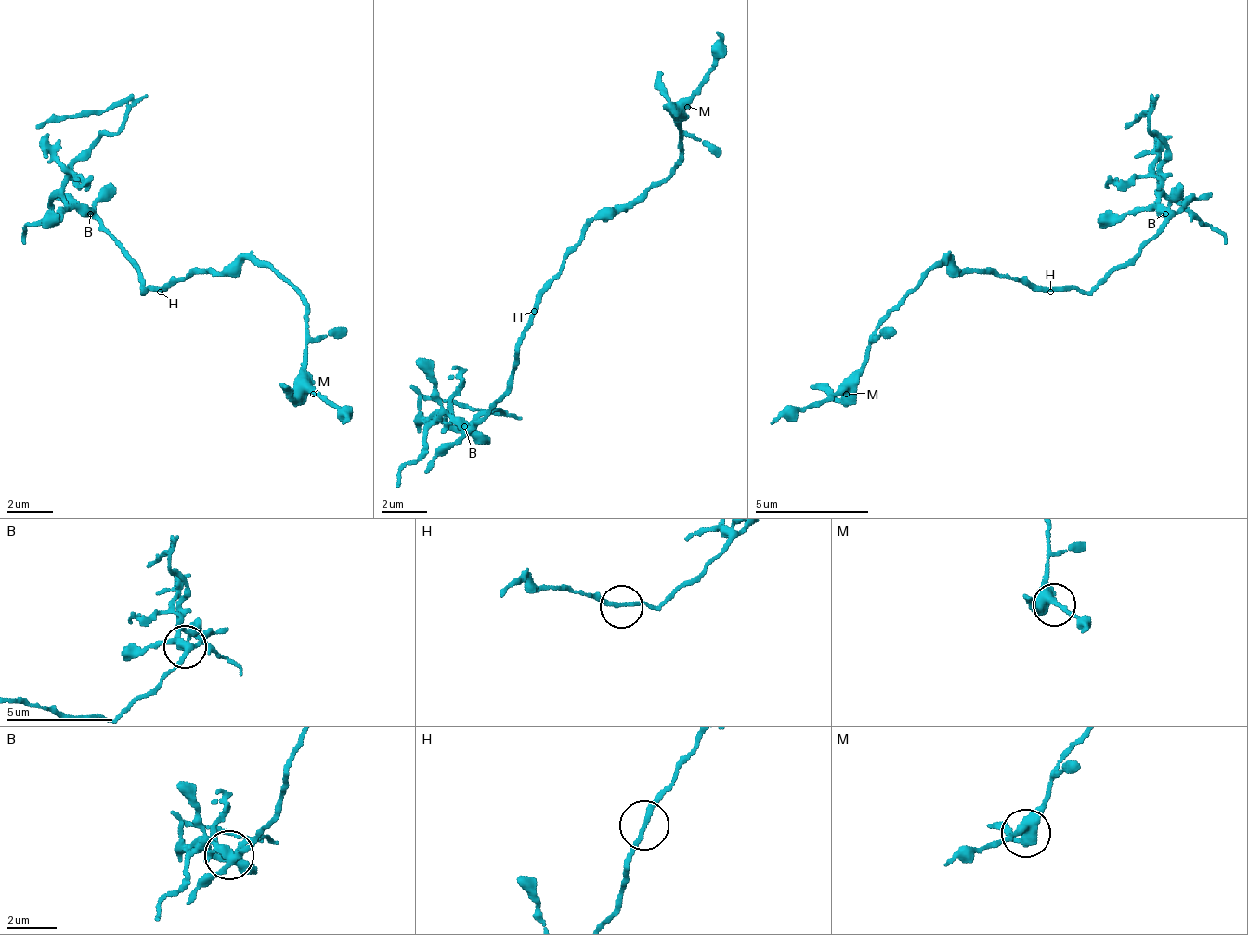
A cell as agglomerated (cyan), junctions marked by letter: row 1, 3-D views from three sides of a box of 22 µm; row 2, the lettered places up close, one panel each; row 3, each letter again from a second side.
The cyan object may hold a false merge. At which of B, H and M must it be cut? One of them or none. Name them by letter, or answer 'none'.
B

